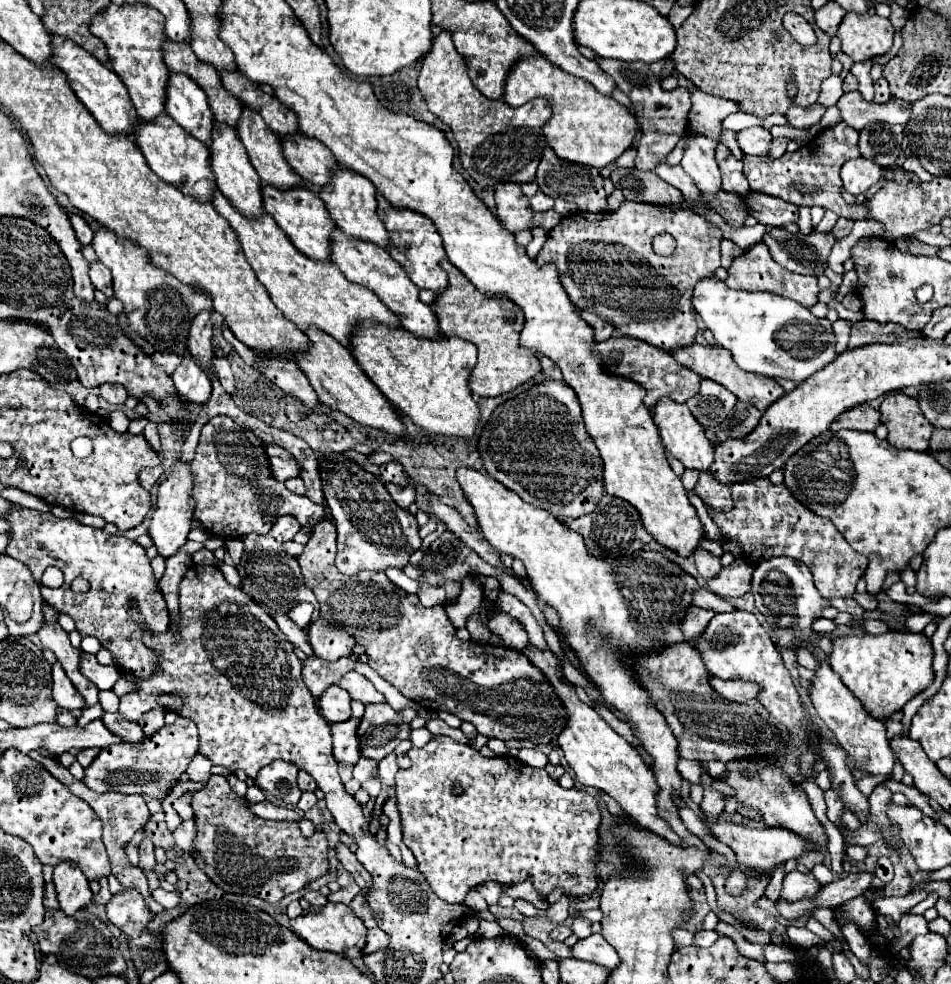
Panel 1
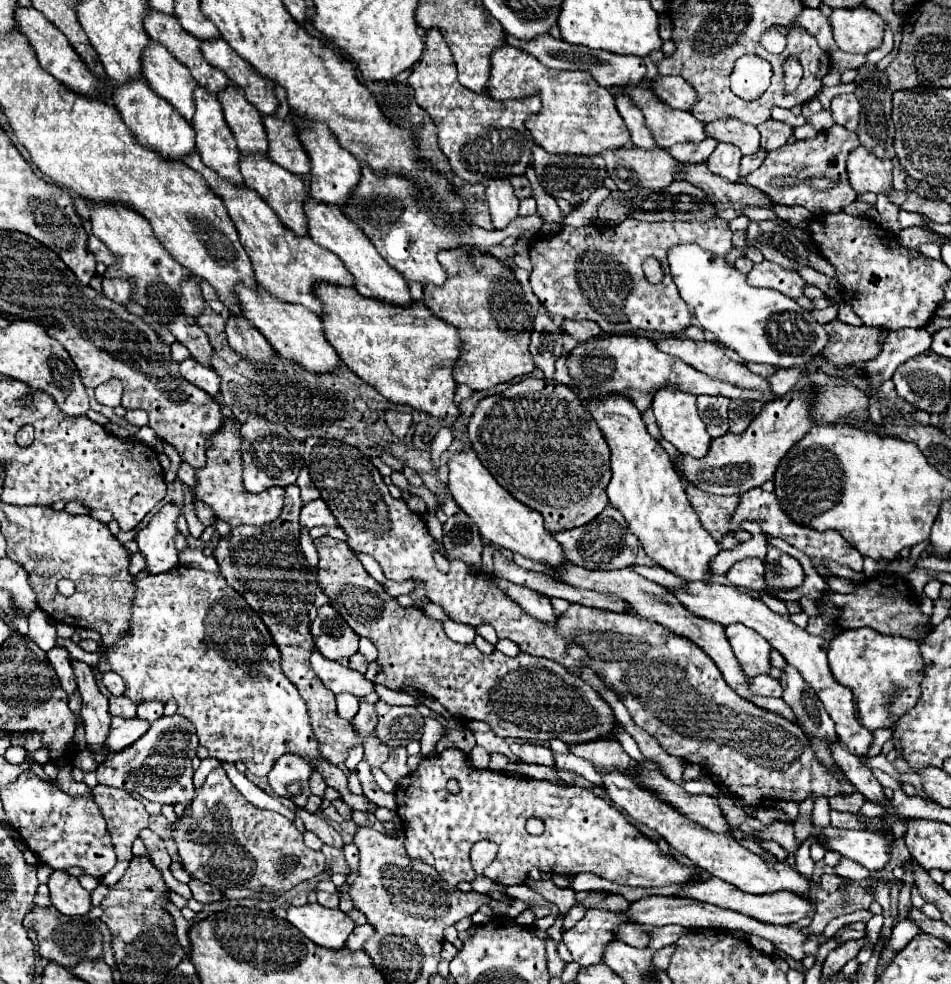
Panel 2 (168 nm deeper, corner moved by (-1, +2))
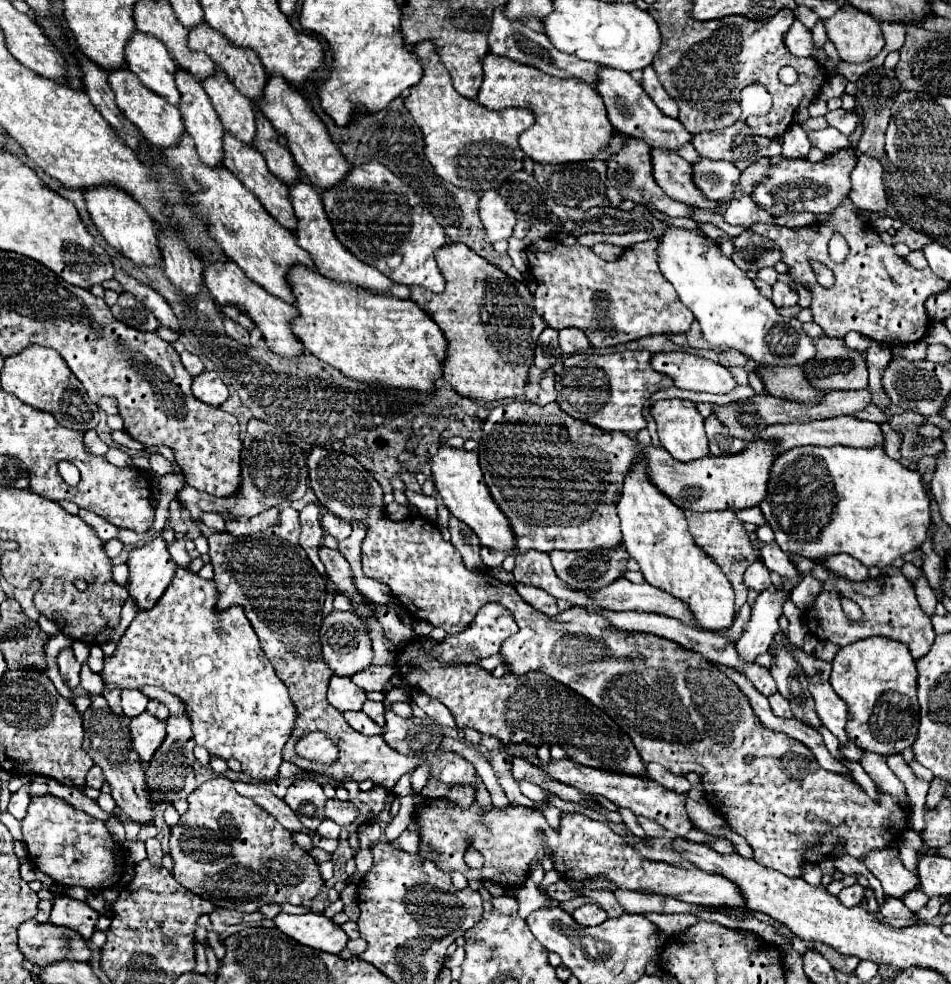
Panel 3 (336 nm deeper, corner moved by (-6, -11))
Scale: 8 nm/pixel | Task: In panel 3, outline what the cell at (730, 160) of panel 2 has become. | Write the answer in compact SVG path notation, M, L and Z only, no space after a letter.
M699 159L697 163L693 163L693 183L711 201L719 201L725 199L725 195L733 195L739 175L741 171L727 161Z

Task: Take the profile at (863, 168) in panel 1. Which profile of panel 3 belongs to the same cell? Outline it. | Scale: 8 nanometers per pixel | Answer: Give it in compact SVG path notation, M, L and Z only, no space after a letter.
M859 155L857 165L851 171L849 199L861 211L879 213L887 207L887 195L883 189L883 167L869 155Z

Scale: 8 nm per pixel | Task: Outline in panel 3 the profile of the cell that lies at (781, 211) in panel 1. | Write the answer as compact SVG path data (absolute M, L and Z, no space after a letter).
M651 149L651 165L655 183L675 201L685 205L695 205L705 211L715 211L717 203L709 203L709 199L701 199L701 191L693 187L691 181L691 163L679 157L675 151L669 149Z

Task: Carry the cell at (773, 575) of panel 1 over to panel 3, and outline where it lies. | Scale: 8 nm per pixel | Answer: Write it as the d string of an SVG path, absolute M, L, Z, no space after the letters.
M757 541L759 553L761 553L761 561L767 565L769 571L779 573L781 577L785 575L793 575L793 565L789 563L789 557L777 547L777 543L761 543Z

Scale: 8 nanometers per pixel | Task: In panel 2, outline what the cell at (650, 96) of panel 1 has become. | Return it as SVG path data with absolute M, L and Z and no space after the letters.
M506 36L506 40L508 40L508 44L512 44L516 48L522 48L528 54L536 56L548 68L556 68L556 70L586 70L604 88L622 86L622 84L636 84L636 82L640 82L646 76L646 64L644 64L642 58L636 58L636 56L628 58L628 56L612 54L612 52L606 52L606 50L588 50L586 46L568 44L568 42L556 40L552 36L548 36L548 38L536 38L536 42L528 42L528 46L516 42L516 38L512 38L512 36Z

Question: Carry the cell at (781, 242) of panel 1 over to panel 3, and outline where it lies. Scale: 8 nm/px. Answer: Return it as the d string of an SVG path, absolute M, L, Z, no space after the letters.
M743 231L733 241L735 251L731 255L733 263L741 271L759 271L763 267L775 267L775 263L781 259L781 253L769 239L761 239L761 235L755 235L751 231Z

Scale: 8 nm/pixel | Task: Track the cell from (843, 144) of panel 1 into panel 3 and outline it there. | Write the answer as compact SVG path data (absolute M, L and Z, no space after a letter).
M841 149L835 155L827 157L823 163L811 163L807 159L783 159L779 165L769 167L761 183L755 185L751 197L757 207L769 211L771 215L809 211L815 215L831 213L841 199L849 193L849 175L857 163L853 149Z

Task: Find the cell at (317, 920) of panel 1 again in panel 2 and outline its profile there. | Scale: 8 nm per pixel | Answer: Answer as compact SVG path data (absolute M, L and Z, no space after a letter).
M304 904L298 908L290 906L286 920L294 924L308 940L328 950L344 948L348 936L356 928L348 914L342 910L324 908L320 904Z

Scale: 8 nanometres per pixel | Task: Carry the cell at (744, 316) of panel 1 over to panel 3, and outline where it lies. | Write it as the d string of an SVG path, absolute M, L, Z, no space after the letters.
M669 225L669 229L659 237L657 247L657 263L665 279L677 289L681 303L685 303L693 313L695 319L701 323L703 335L711 345L727 345L737 351L741 351L745 357L751 357L757 363L769 363L769 365L805 365L813 355L805 355L805 351L811 347L813 341L803 331L801 323L791 317L783 317L777 313L777 307L769 299L765 299L753 281L737 269L737 265L725 257L719 249L719 243L703 235L699 229L685 229Z

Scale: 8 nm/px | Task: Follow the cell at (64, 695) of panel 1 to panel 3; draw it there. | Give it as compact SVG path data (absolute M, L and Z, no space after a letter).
M67 647L63 651L59 651L59 657L57 657L57 663L59 663L59 673L61 677L65 679L65 683L75 689L79 685L79 669L81 665L77 663L75 655L73 655L73 649Z

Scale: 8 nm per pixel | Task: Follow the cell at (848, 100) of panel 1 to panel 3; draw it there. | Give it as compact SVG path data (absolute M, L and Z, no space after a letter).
M843 109L829 111L829 113L825 115L825 119L827 119L827 123L829 123L831 127L839 129L843 135L851 135L853 129L857 127L857 121L859 121L855 113L847 113L847 111L843 111Z

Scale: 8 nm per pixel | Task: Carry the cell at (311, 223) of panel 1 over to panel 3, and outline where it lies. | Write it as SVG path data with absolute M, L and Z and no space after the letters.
M225 133L223 135L223 165L237 177L241 179L241 183L255 193L255 197L261 201L261 205L267 209L267 213L277 219L285 229L293 231L295 227L295 219L293 219L293 207L289 203L289 189L283 181L279 181L273 173L267 171L267 165L265 165L265 159L263 155L247 145L247 143L241 143L239 139L235 139L231 133Z

